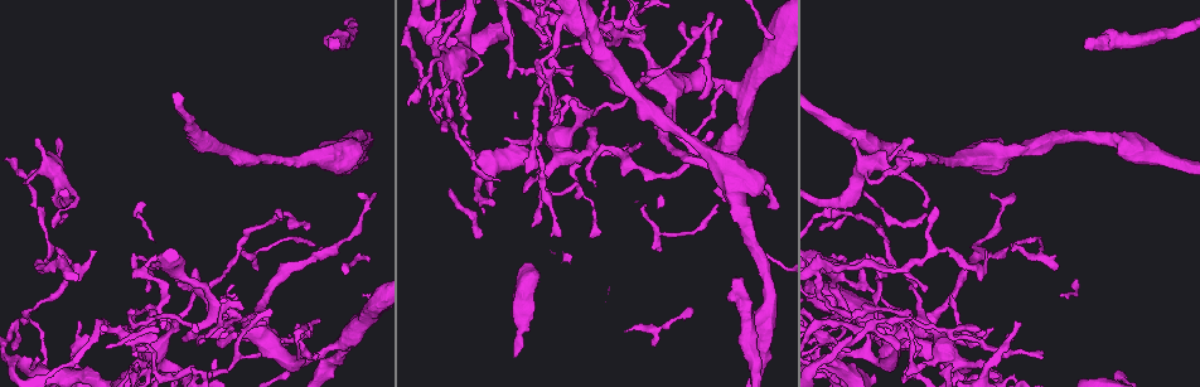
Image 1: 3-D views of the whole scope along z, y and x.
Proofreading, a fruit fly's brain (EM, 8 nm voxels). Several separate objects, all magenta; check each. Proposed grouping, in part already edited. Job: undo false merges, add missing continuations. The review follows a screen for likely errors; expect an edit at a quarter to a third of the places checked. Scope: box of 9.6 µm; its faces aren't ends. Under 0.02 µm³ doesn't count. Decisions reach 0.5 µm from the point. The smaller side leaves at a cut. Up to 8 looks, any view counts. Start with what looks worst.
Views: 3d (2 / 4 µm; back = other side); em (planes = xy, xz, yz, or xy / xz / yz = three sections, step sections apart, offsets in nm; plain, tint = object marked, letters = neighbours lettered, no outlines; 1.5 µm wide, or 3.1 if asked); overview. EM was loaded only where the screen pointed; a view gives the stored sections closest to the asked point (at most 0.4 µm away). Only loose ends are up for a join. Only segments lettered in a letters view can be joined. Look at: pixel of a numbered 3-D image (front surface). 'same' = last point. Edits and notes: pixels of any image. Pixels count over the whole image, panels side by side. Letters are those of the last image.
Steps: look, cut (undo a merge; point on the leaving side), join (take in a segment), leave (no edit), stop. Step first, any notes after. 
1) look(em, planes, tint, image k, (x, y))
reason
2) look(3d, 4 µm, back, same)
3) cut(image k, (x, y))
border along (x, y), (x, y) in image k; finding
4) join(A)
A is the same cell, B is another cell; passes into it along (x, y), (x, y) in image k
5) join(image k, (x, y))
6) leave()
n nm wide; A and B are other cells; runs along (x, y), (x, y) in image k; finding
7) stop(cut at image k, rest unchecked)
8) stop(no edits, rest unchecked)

look(3d, 2 µm, image 1, (641, 143))
tapers out

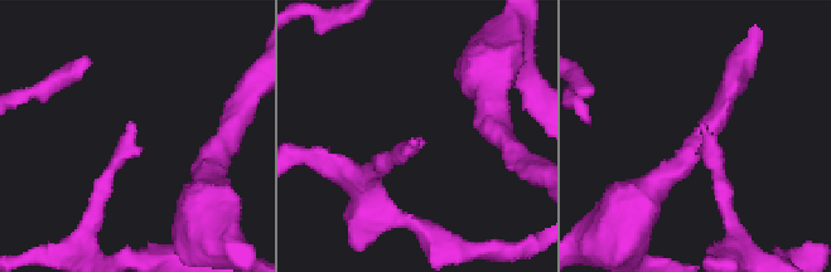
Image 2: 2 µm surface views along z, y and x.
look(em, planes, letters, image 2, (415, 137))

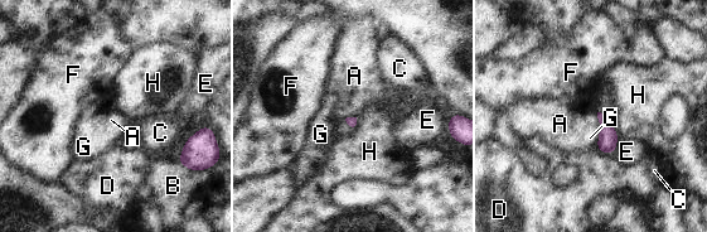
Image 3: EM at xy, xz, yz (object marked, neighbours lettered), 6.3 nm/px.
leave()
A, B, C, D, E, F, G and H are other cells; border along (596, 112), (600, 129) in image 3; no lettered segment goes on from it

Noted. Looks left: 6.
look(3d, 2 µm, image 1, (441, 125))
thin end

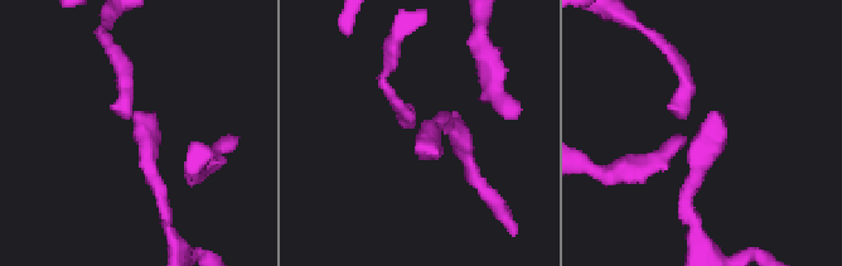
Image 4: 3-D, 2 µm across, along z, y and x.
look(em, planes, letters, image 4, (137, 112))
need the tissue

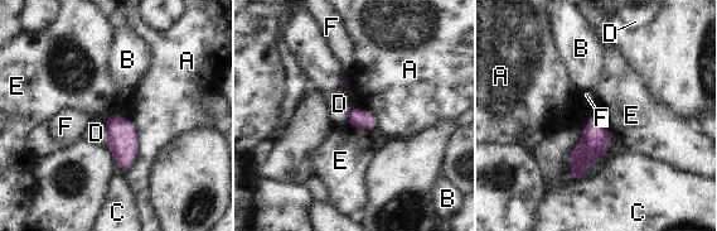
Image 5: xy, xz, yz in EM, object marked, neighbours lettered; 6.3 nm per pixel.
leave()
130 nm wide; A, B, C, D, E and F are other cells; border along (602, 119), (611, 142) in image 5; no lettered segment goes on from it

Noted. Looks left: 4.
look(3d, 2 µm, image 1, (923, 290))
an open end

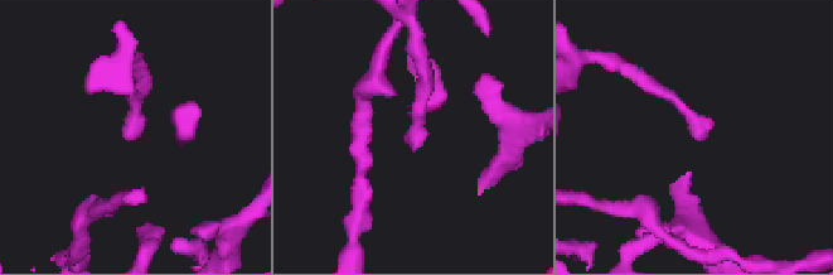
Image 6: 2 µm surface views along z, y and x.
look(em, planes, plain, image 6, (122, 133))
shape alone is not enough

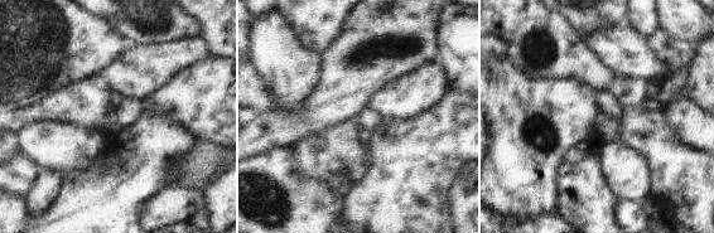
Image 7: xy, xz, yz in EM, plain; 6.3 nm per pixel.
look(em, planes, letters, same)

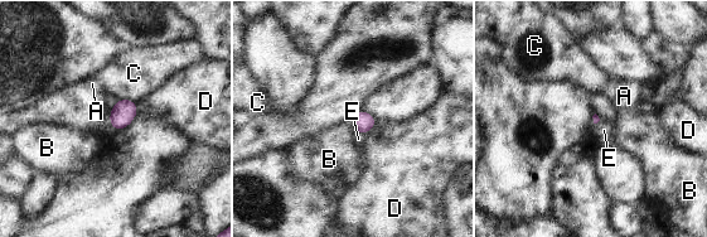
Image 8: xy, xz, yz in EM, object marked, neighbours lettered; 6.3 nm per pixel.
leave()
A, B, C, D and E are other cells; none of them fits

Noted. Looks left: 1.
stop(no edits, rest unchecked)

